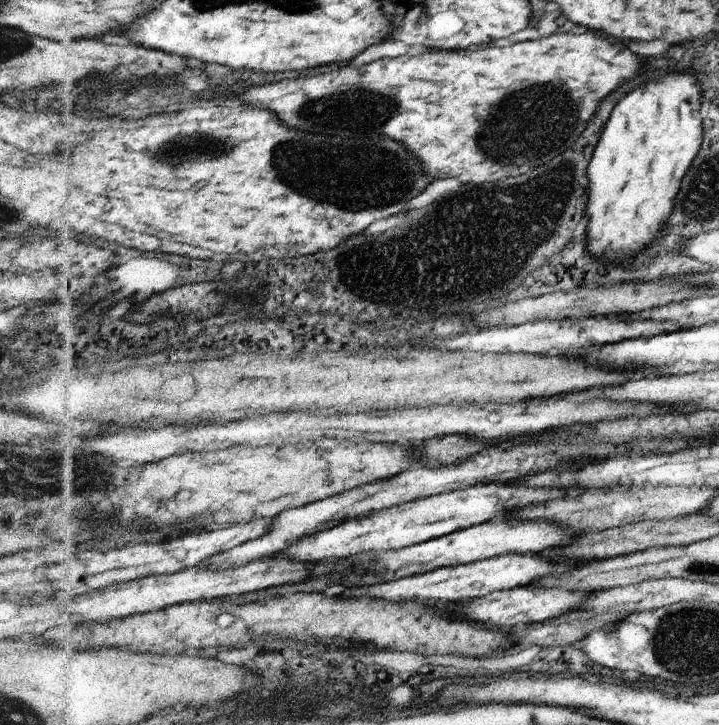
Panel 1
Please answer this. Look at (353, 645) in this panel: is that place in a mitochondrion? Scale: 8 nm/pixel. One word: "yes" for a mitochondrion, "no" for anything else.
no

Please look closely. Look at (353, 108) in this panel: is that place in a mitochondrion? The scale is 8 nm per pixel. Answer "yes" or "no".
yes

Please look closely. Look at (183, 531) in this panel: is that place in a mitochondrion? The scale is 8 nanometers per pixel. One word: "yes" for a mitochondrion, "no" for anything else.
no

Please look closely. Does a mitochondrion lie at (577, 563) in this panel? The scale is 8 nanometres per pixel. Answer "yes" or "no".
no

